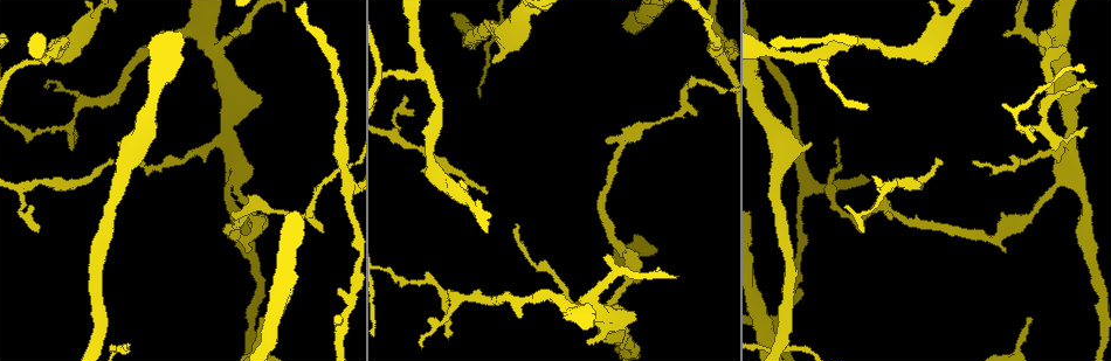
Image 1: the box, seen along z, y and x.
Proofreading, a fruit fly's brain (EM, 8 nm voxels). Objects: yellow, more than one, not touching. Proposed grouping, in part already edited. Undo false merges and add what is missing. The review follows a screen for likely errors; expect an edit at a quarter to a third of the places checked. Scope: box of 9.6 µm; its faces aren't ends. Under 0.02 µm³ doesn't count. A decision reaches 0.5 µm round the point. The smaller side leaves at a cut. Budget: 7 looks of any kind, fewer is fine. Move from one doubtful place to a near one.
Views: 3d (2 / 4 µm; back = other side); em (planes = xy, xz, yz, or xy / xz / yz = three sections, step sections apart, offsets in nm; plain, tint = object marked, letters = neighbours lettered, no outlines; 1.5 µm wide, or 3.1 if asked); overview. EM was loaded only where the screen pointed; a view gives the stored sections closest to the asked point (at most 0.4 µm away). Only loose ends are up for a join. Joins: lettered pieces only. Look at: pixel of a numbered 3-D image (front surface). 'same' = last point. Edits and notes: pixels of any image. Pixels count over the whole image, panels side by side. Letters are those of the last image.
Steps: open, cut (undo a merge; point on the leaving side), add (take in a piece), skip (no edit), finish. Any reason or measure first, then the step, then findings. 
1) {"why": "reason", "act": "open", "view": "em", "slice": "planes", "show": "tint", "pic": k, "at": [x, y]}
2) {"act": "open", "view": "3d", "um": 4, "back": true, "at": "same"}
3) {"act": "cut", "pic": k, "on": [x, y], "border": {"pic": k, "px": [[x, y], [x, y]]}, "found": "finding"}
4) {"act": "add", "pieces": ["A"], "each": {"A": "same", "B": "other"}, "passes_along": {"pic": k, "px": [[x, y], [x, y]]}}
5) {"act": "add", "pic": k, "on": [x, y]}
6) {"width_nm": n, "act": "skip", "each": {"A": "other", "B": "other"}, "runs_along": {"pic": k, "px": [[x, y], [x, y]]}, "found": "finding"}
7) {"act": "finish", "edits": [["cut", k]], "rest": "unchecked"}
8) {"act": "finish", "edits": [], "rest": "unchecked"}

{"why": "thick end", "act": "open", "view": "3d", "um": 4, "pic": 1, "at": [118, 142]}

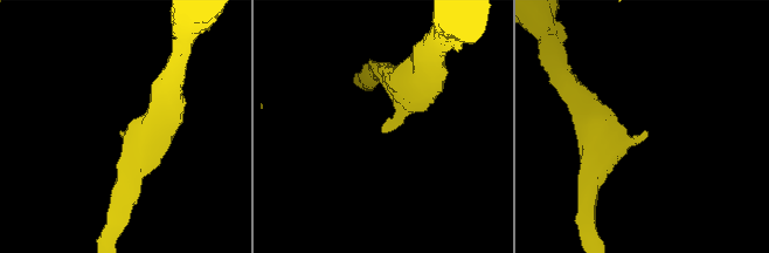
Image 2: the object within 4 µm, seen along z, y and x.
{"act": "open", "view": "em", "slice": "planes", "show": "letters", "pic": 2, "at": [383, 132]}

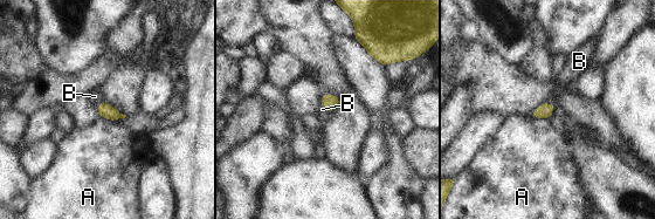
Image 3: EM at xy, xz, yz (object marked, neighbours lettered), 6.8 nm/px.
{"act": "add", "pieces": ["B"], "each": {"A": "other", "B": "same"}, "found": "it goes on there"}

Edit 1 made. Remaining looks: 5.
{"why": "redraw", "act": "open", "view": "overview"}

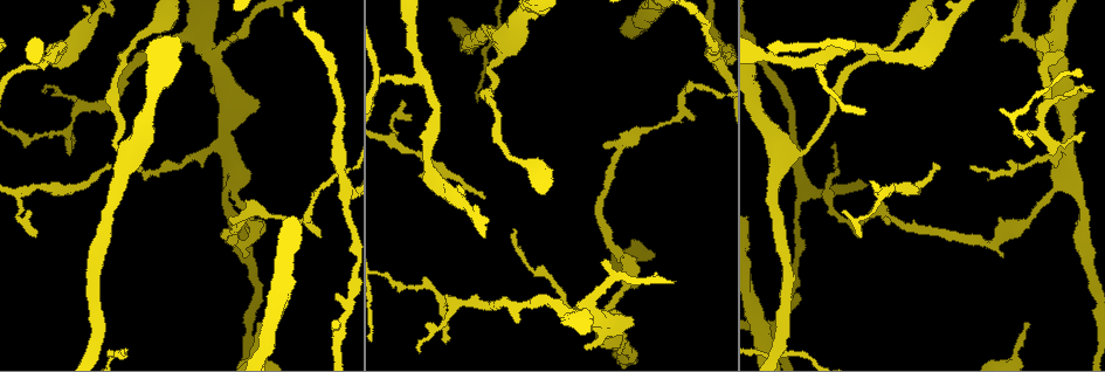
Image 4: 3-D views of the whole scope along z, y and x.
{"why": "tapers out", "act": "open", "view": "3d", "um": 4, "pic": 4, "at": [110, 166]}

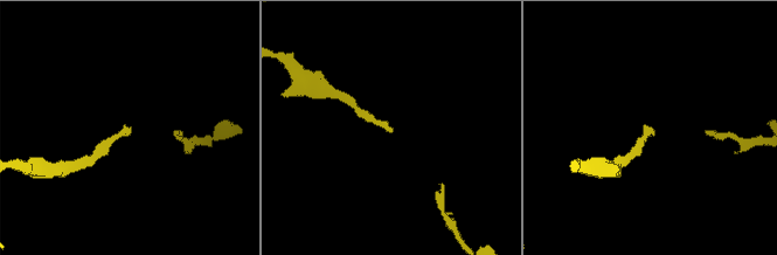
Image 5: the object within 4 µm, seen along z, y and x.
{"act": "open", "view": "em", "slice": "xy", "step": 8, "show": "letters", "pic": 5, "at": [651, 133]}

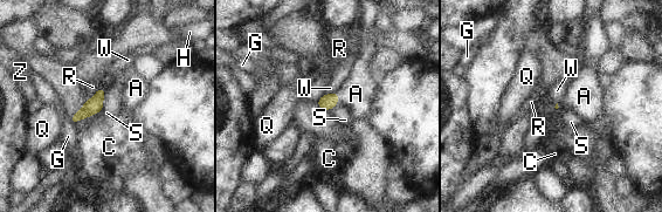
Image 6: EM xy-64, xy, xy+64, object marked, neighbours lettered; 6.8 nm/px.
{"act": "open", "view": "em", "slice": "planes", "show": "letters", "at": "same"}

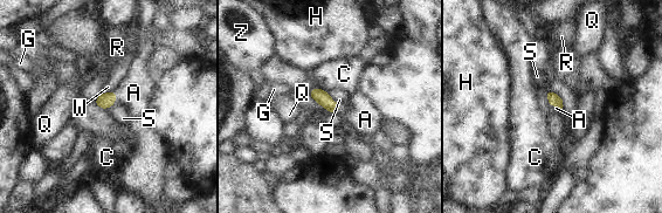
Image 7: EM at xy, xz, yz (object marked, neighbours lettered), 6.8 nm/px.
{"act": "add", "pieces": ["A"], "each": {"A": "same", "C": "other", "G": "other", "H": "other", "Q": "other", "R": "other", "S": "other", "W": "other", "Z": "other"}, "passes_along": {"pic": 7, "px": [[105, 100], [115, 97], [133, 93]]}, "found": "the neuron continues"}

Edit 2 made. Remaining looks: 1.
{"act": "finish", "edits": [["add", 3], ["add", 7]], "rest": "unchecked"}

